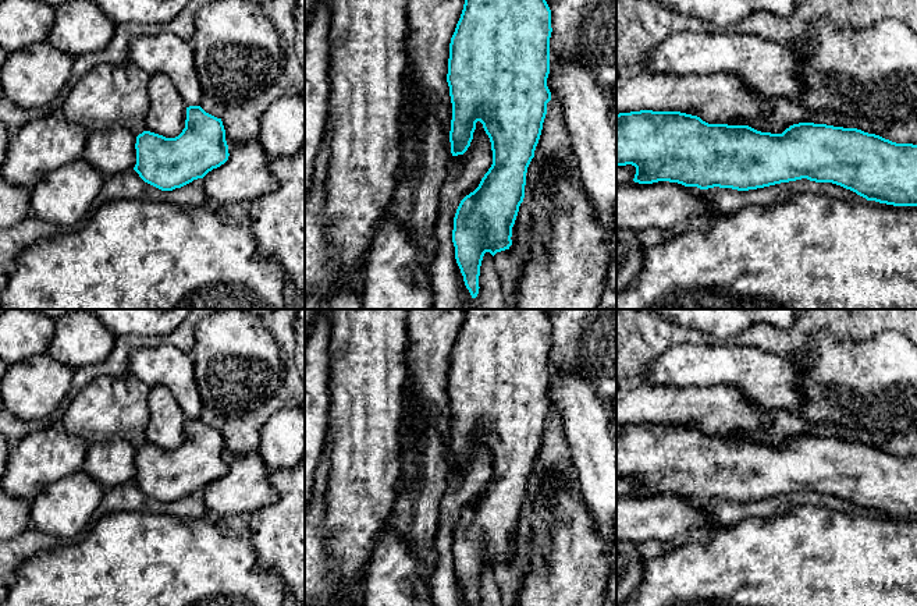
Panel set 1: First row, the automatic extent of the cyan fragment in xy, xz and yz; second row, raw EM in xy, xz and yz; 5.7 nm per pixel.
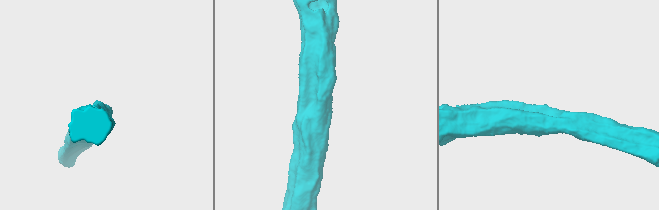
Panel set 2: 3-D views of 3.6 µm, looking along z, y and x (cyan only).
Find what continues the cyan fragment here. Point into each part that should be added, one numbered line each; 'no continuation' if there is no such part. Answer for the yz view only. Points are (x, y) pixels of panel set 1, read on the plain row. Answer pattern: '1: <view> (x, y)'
no continuation

